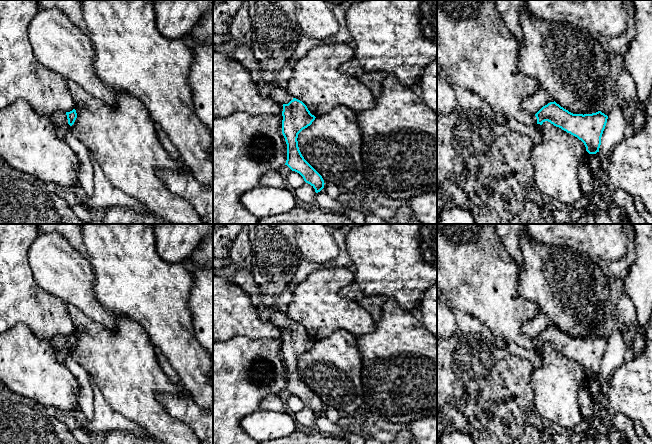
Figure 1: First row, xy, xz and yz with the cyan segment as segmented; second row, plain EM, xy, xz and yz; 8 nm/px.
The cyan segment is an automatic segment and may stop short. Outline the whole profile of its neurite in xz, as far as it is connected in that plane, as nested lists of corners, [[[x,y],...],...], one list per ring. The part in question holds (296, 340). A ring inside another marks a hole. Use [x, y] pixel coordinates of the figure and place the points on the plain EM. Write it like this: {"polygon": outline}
{"polygon": [[[274,311],[271,323],[283,329],[282,358],[287,368],[287,389],[292,395],[299,397],[304,405],[318,417],[324,412],[322,400],[304,383],[298,371],[298,358],[315,344],[307,330],[293,322],[287,315]]]}

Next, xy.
{"polygon": [[[76,334],[70,336],[55,336],[50,340],[50,343],[55,348],[56,355],[61,362],[64,362],[66,357],[71,353],[77,342]]]}

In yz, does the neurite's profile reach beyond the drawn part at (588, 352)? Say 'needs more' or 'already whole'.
needs more

